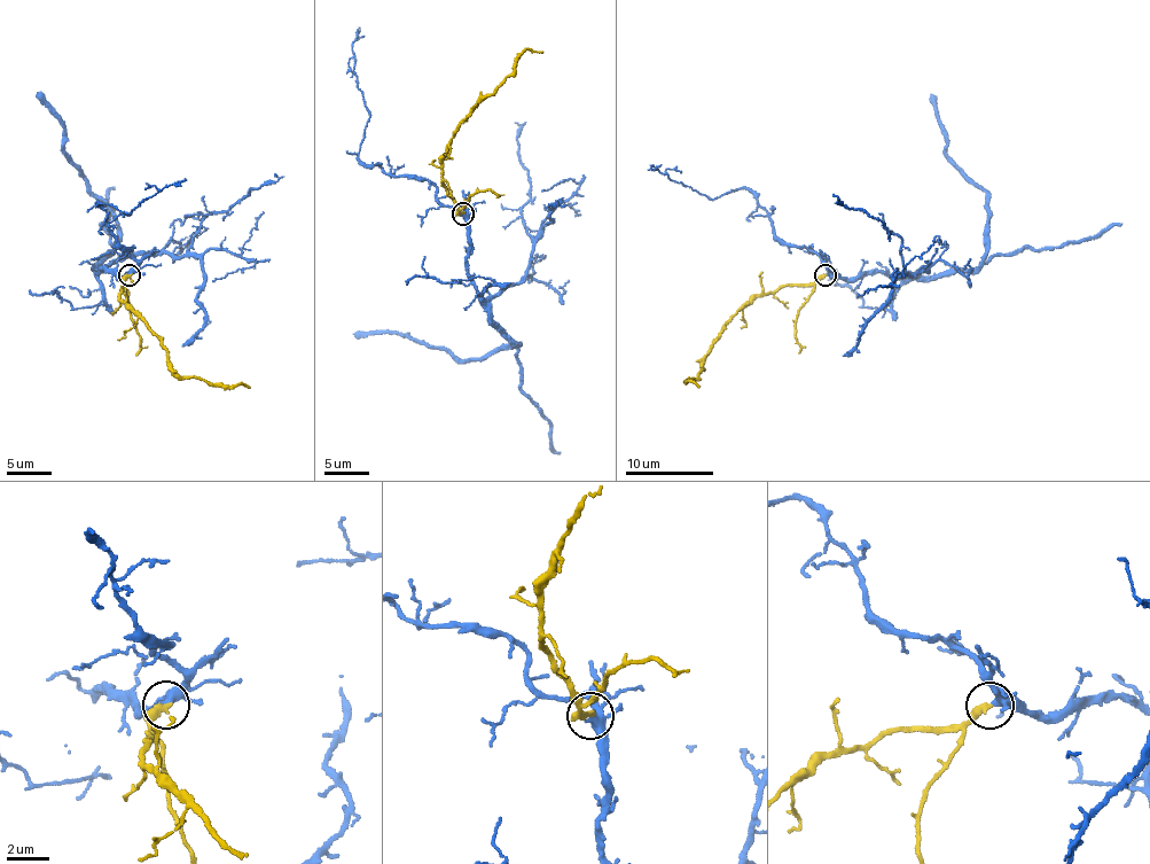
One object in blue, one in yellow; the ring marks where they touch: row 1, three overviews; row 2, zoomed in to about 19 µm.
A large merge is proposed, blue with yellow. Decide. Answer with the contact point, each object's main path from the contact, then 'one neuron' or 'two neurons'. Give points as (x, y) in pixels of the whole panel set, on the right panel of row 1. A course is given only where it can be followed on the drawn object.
at (826, 274); blue runs (826, 274), (930, 277), (970, 272), (982, 262), (988, 199), (945, 152), (945, 130), (931, 93); yellow runs (826, 274), (810, 285), (783, 285), (737, 309), (696, 378), (686, 382), (699, 387); one neuron

